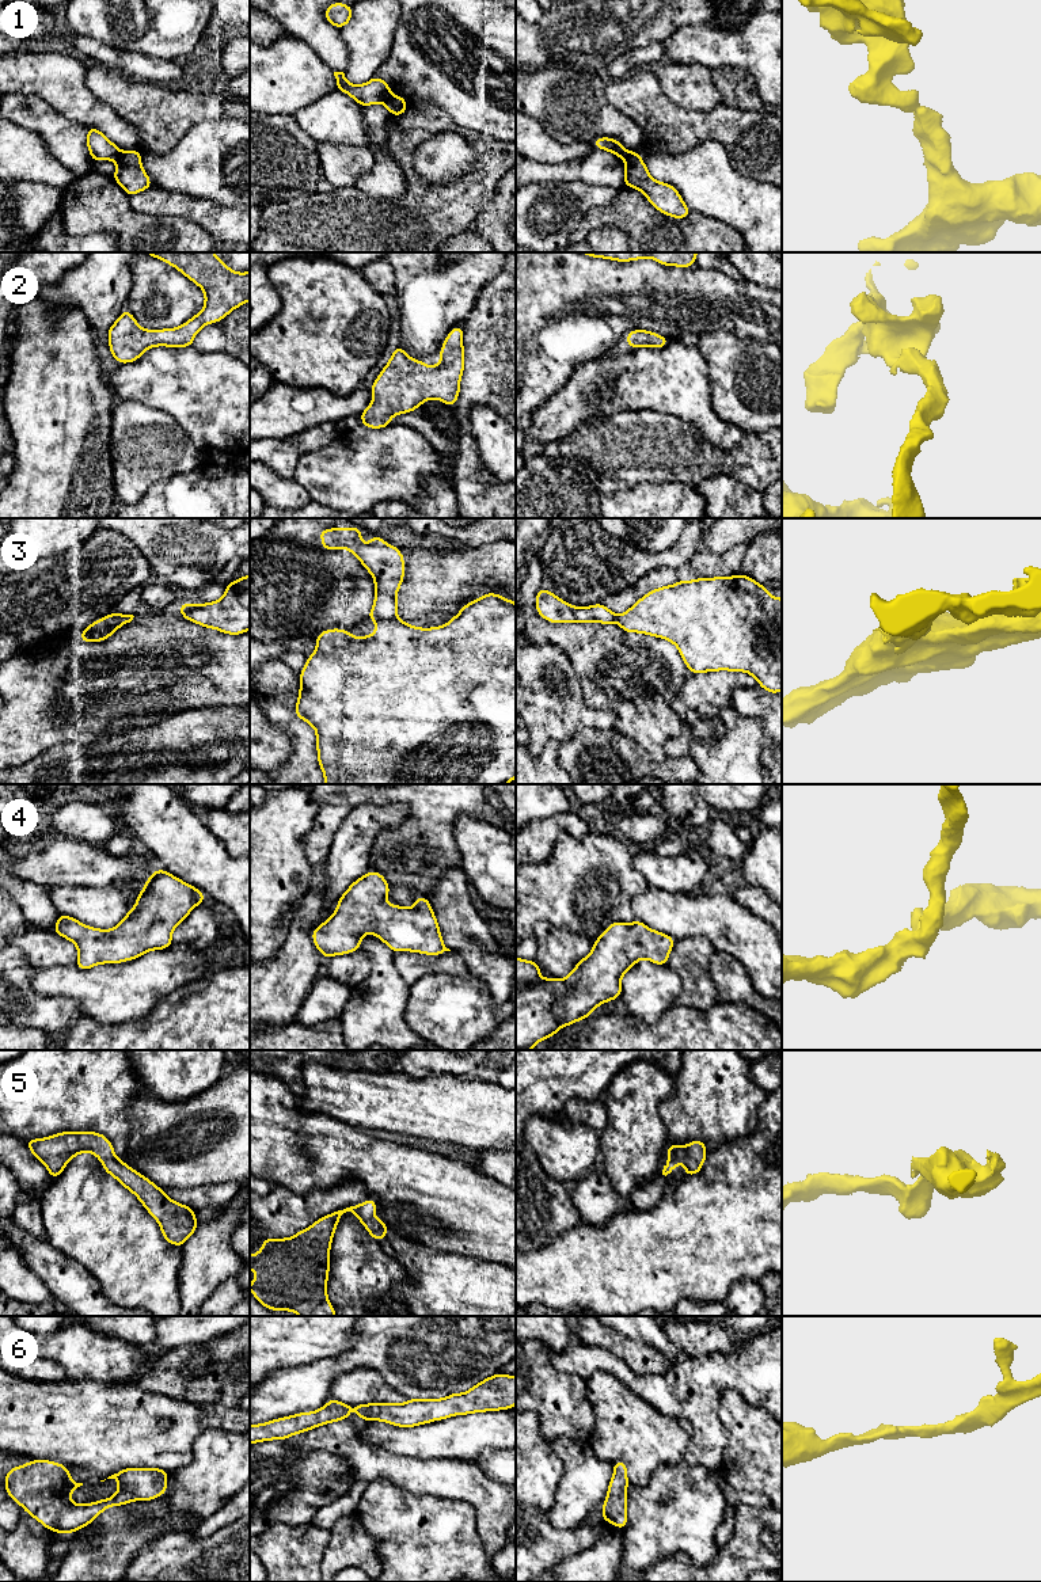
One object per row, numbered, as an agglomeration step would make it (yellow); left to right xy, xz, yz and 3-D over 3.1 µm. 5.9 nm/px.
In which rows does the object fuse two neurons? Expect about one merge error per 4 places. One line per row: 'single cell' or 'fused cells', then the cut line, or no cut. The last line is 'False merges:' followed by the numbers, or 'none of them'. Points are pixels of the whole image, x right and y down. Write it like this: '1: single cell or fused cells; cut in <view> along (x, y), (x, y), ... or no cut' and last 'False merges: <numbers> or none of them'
1: fused cells; cut in xz along (390, 94), (384, 103)
2: single cell; no cut
3: fused cells; cut in xz along (395, 616), (387, 620), (377, 620)
4: single cell; no cut
5: single cell; no cut
6: single cell; no cut
False merges: 1, 3

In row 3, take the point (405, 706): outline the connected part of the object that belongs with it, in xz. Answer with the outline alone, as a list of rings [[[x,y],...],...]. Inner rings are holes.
[[[497,593],[461,606],[442,627],[419,628],[398,617],[377,620],[375,634],[354,638],[346,630],[326,630],[300,673],[297,718],[316,730],[318,761],[326,784],[508,784],[516,777],[516,604]]]

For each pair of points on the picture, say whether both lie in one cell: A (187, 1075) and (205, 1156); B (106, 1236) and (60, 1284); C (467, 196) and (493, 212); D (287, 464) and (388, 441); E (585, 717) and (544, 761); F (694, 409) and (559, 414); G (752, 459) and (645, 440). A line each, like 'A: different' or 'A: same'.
A: different
B: different
C: different
D: different
E: different
F: same
G: same

